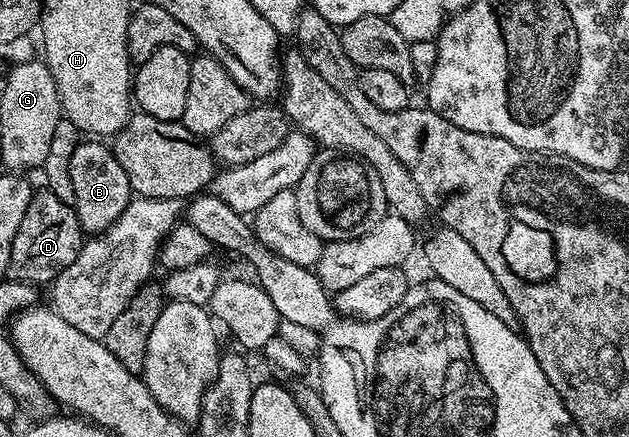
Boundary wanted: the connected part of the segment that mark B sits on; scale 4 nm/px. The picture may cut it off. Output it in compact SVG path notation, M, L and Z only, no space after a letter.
M82 140L76 152L72 152L72 205L78 214L78 223L90 236L103 234L120 216L120 212L128 208L132 197L128 172L120 168L120 160L116 160L113 149L102 142L105 141Z

